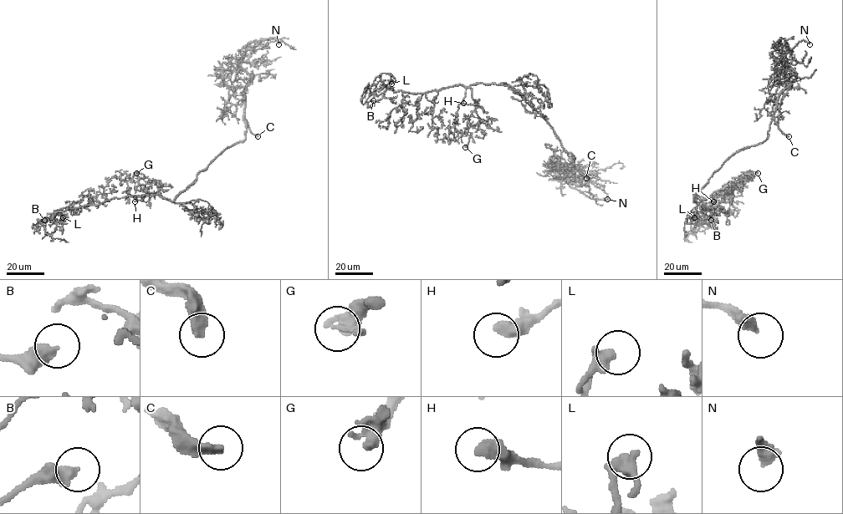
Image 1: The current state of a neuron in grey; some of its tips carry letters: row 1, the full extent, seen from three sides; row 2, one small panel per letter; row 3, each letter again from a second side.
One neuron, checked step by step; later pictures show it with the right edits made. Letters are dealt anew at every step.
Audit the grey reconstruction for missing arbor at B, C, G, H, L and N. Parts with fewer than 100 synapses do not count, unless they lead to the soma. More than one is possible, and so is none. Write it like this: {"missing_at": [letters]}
{"missing_at": ["C"]}

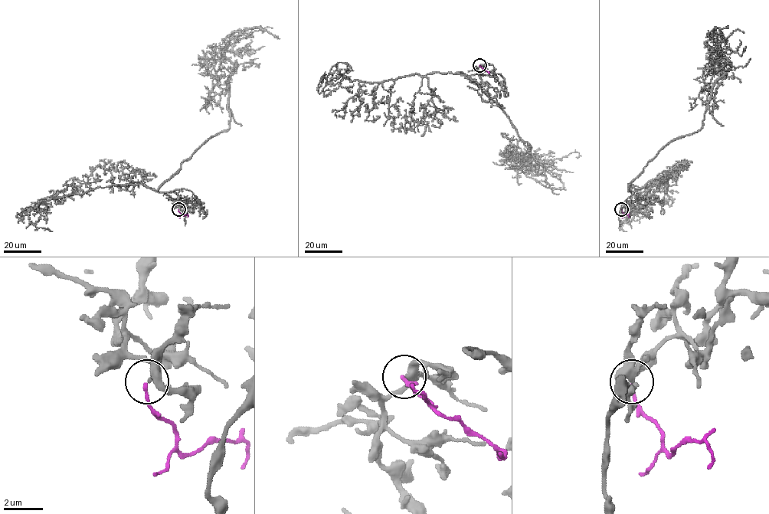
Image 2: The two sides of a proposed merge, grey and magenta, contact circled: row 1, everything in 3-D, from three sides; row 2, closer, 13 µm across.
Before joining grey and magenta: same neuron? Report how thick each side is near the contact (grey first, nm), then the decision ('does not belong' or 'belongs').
280/150 nm | does not belong

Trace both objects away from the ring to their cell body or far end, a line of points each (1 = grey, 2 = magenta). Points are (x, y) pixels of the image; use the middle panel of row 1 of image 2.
1: (479, 65), (479, 86), (459, 73), (531, 145), (535, 174), (525, 167), (574, 152), (576, 157)
2: (479, 65), (489, 73)

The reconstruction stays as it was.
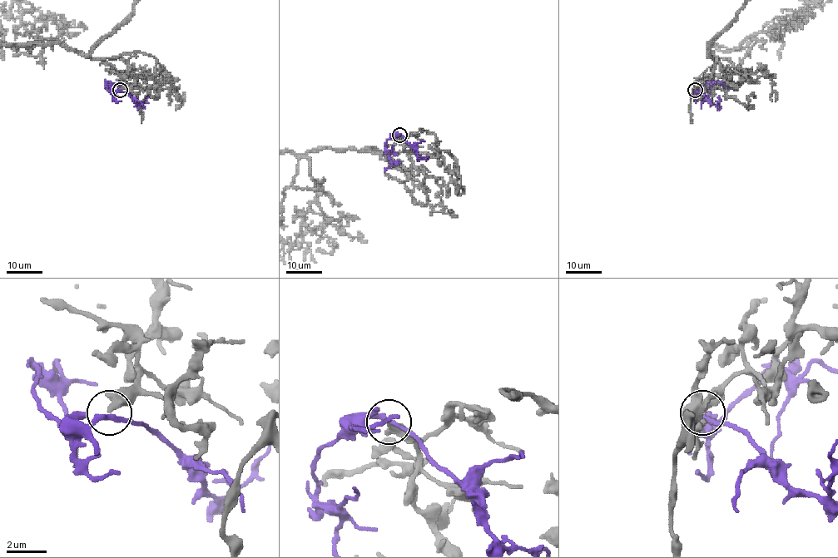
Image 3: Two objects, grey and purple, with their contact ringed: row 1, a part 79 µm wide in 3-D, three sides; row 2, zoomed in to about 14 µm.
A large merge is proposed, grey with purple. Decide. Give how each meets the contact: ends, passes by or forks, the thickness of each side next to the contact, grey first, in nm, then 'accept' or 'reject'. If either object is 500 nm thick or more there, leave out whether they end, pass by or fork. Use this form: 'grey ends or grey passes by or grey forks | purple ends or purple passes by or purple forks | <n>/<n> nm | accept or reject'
grey passes by | purple passes by | 280/240 nm | reject

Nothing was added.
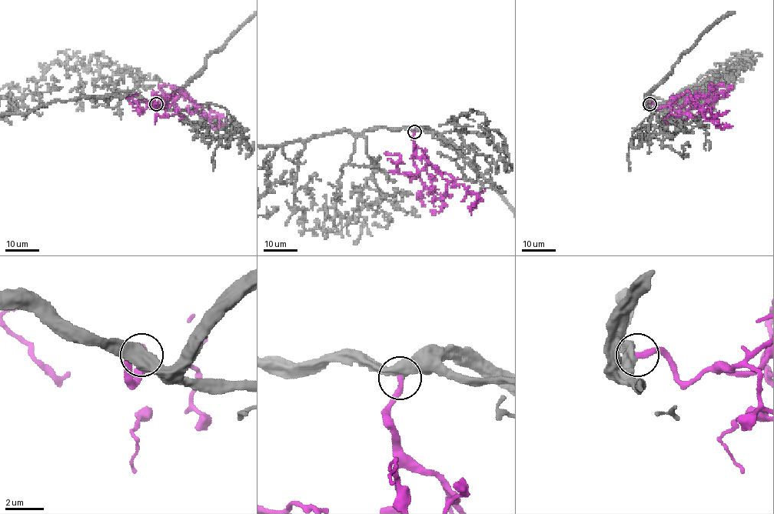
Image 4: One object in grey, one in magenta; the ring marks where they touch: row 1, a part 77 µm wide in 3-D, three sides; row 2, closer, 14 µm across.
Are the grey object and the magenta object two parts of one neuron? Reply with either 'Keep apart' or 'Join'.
Join

